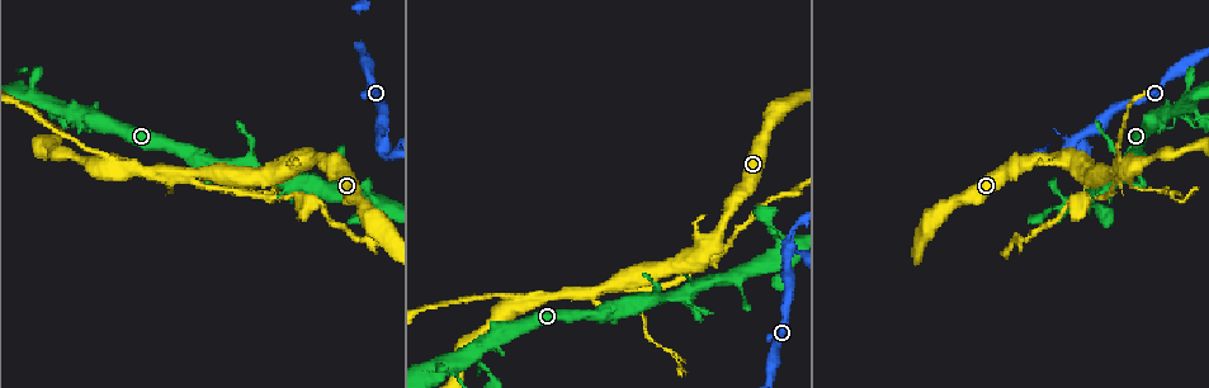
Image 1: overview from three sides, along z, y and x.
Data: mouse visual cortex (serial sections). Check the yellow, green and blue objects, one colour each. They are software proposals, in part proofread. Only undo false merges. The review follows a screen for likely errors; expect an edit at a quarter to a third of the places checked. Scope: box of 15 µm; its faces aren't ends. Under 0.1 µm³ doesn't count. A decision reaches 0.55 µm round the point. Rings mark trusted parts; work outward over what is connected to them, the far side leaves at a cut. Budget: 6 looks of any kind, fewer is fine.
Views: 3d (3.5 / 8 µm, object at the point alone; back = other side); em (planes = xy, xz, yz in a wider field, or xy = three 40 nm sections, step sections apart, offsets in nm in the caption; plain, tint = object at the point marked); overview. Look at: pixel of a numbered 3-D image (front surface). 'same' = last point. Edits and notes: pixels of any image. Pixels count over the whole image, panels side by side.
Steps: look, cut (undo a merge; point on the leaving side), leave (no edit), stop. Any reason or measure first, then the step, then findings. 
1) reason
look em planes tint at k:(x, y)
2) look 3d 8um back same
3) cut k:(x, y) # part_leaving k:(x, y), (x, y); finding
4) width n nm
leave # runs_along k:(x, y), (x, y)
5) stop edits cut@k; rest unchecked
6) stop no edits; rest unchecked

abrupt turn
look em planes tint at 1:(49, 115)

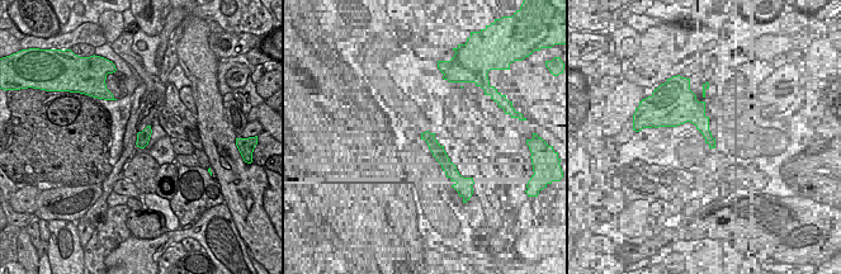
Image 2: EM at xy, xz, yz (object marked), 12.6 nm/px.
look 3d 3.5um same

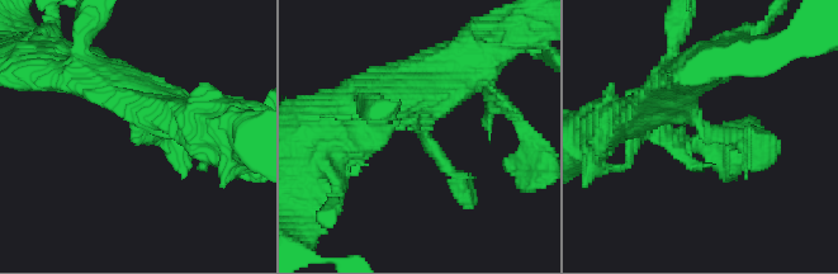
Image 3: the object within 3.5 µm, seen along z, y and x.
arms 3
leave # runs_along 3:(639, 113), (664, 98), (756, 145); all the same cell

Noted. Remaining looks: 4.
abrupt turn
look 3d 3.5um at 1:(600, 287)

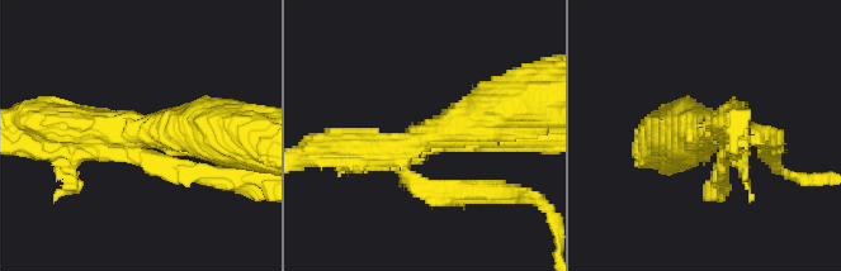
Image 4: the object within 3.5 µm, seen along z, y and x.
arms 4; arm_widths 200, 250, 500, 600 nm; now the EM
look em planes tint at 4:(423, 138)

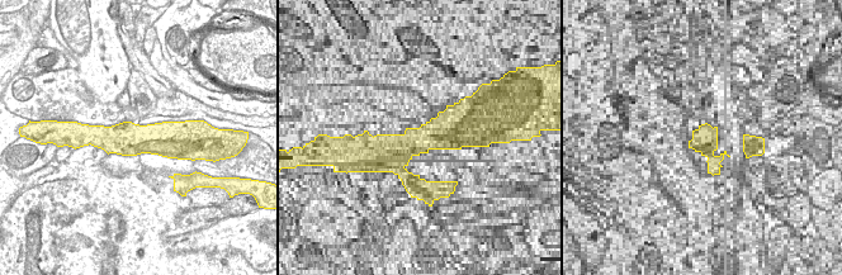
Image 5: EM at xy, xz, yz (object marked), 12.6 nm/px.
cut 4:(187, 171) # part_leaving 4:(138, 150), (197, 176), (255, 180); a second cell is stuck on

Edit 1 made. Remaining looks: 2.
stop edits cut@4; rest unchecked

